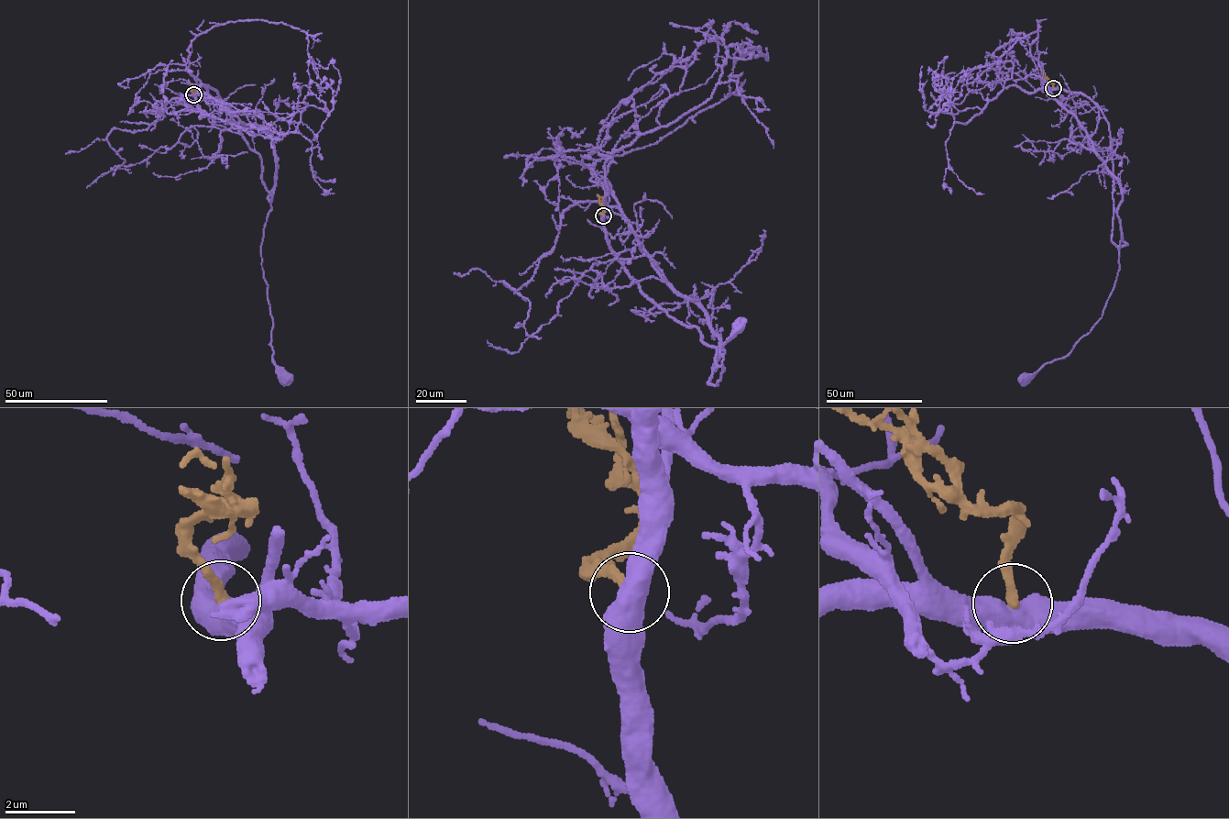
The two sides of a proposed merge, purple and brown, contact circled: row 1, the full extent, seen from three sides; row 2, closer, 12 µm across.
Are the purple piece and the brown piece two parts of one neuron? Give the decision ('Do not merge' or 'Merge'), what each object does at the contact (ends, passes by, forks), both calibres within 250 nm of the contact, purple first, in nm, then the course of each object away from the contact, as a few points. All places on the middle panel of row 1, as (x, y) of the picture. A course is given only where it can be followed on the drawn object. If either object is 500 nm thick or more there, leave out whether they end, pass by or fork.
Do not merge. Thickness 600 nm (purple) against 260 nm. Course of purple: (603, 215), (609, 248), (644, 296), (715, 348), (707, 384), (717, 386), (723, 343), (740, 326). Course of brown: (603, 215), (602, 199), (598, 195)

